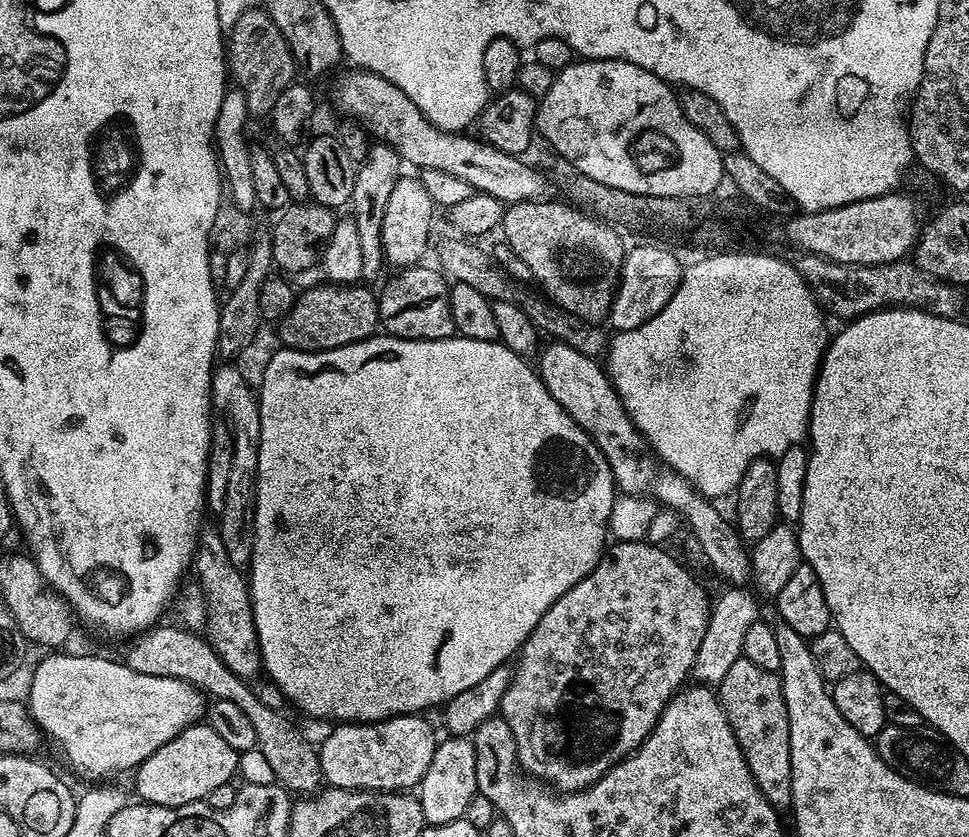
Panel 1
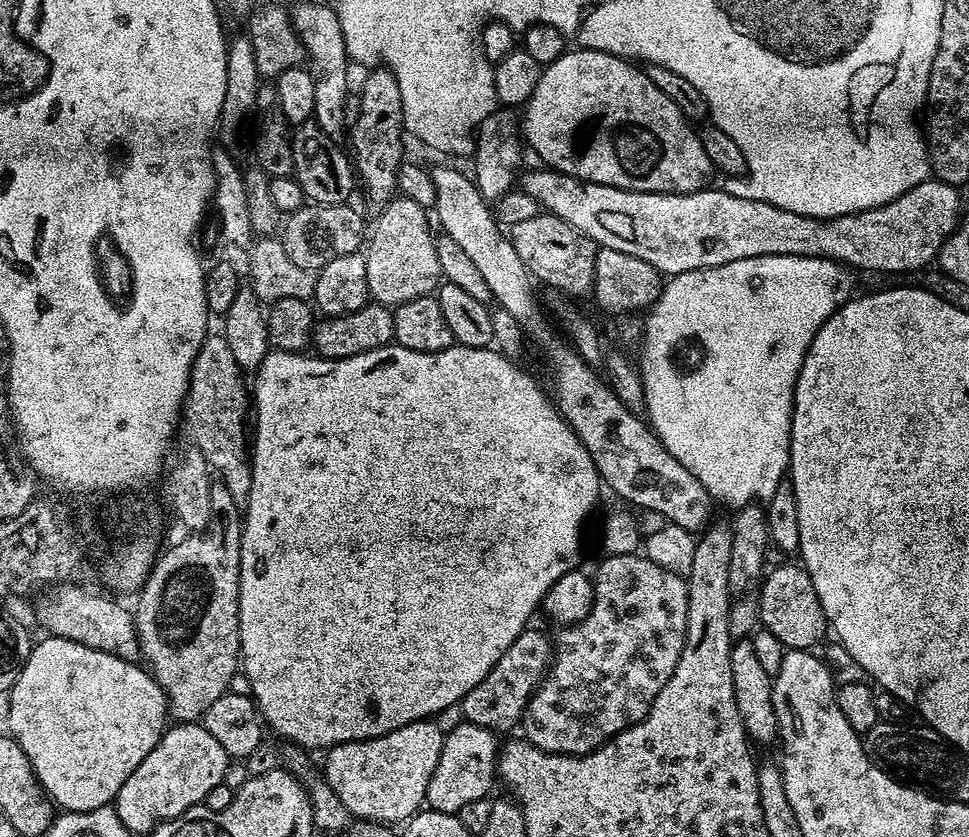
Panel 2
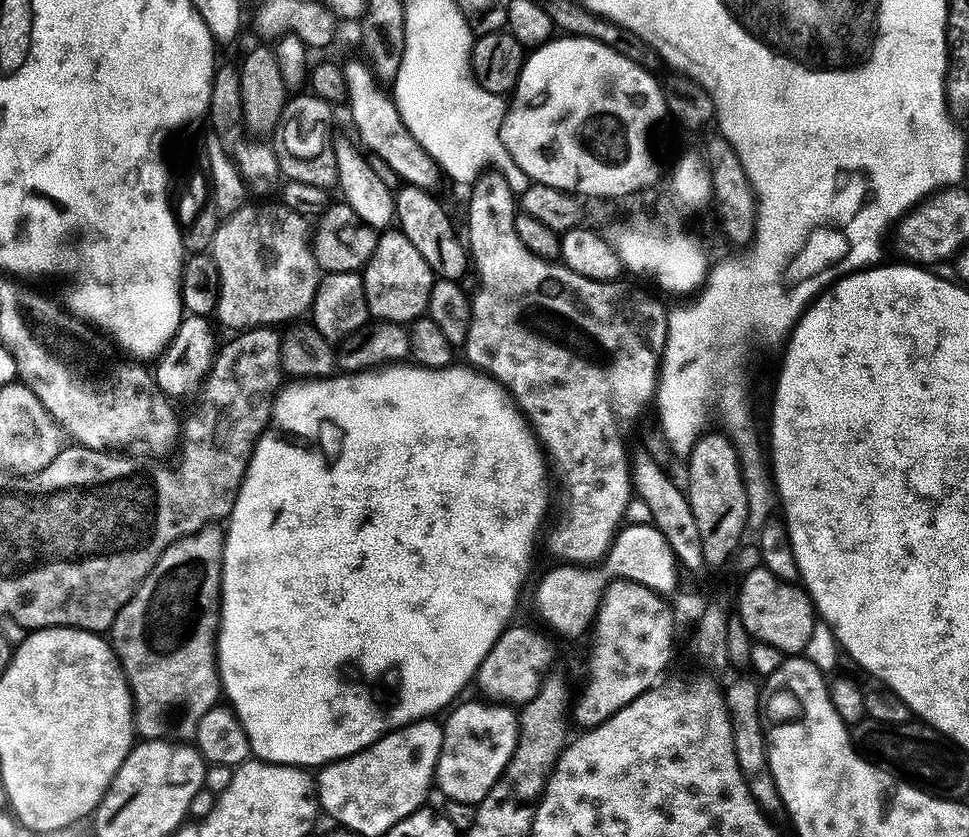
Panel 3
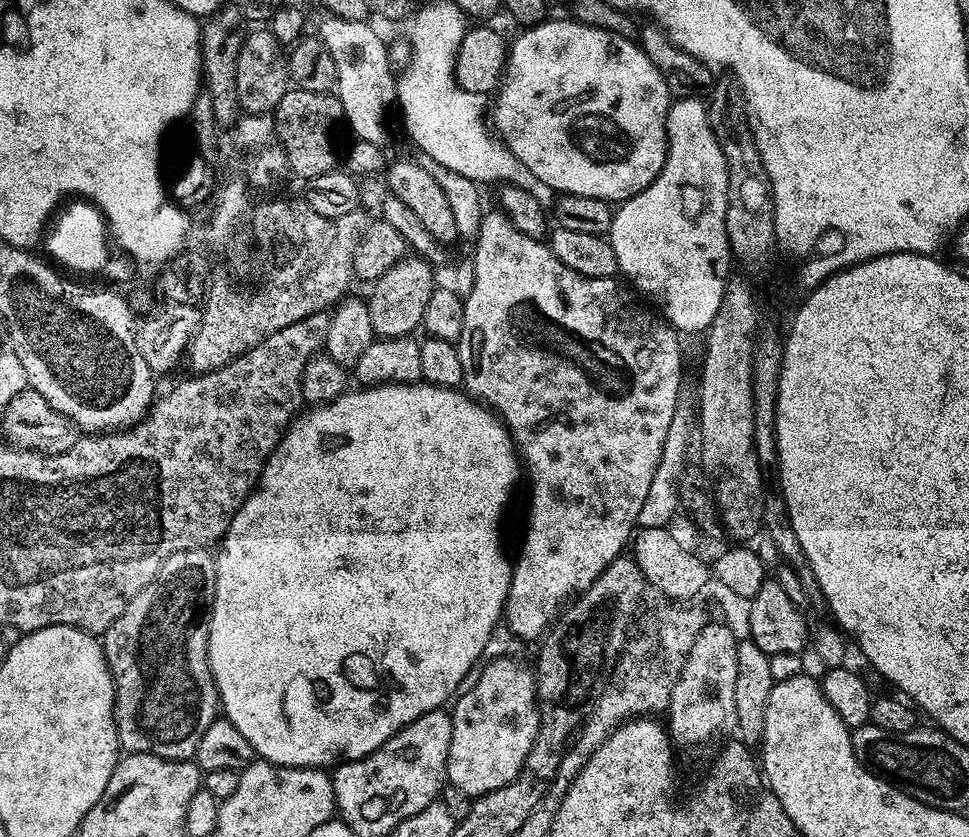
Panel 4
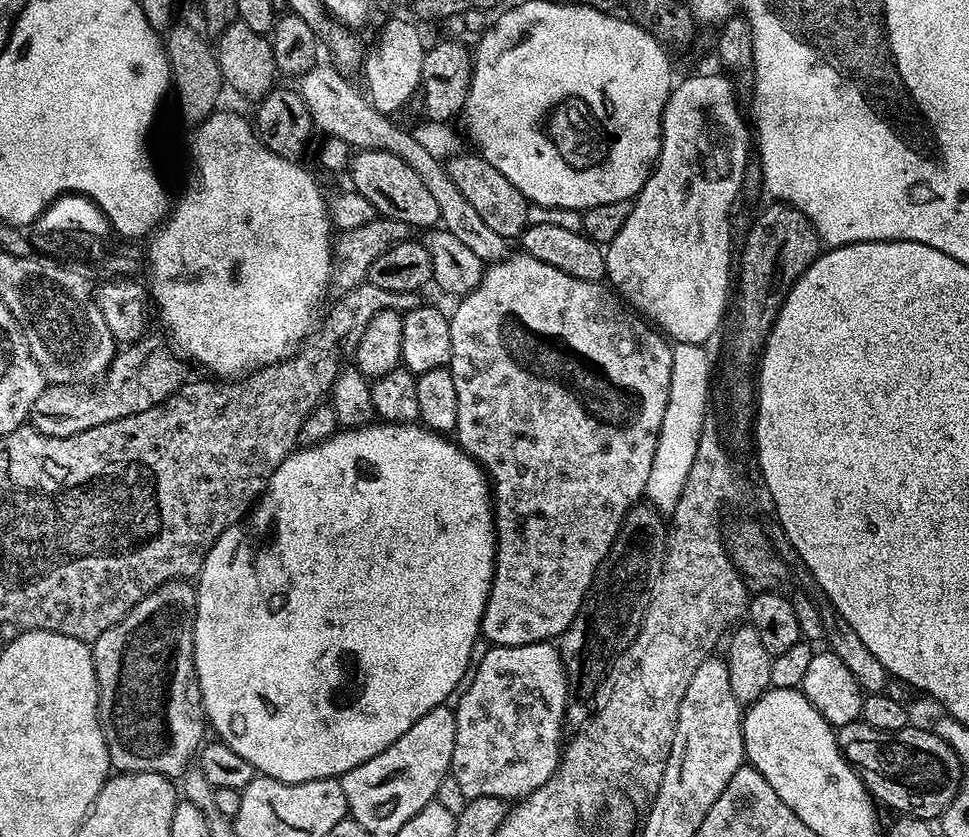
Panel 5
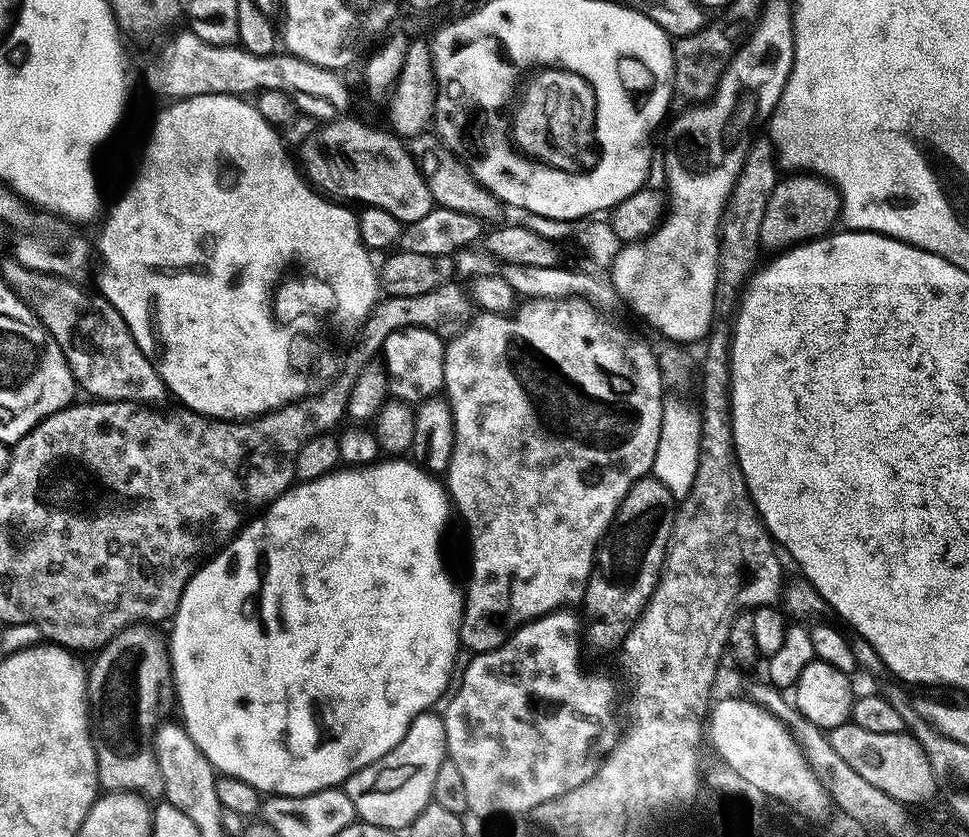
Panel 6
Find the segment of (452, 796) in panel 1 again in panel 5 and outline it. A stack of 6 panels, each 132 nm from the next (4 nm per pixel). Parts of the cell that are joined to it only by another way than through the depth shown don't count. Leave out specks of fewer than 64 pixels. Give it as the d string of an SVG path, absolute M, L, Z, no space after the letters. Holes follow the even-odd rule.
M545 642L543 644L527 644L526 646L506 646L505 648L492 646L487 650L489 652L481 660L479 657L475 661L474 671L471 673L466 687L459 693L459 696L461 695L460 701L454 704L456 737L454 738L454 758L452 759L450 775L458 782L458 786L462 786L462 794L466 794L469 801L478 798L498 798L505 802L519 802L556 775L556 767L560 764L562 755L560 735L564 732L564 707L567 706L568 700L570 701L568 679L564 677L564 667L560 661L560 649L555 643Z

